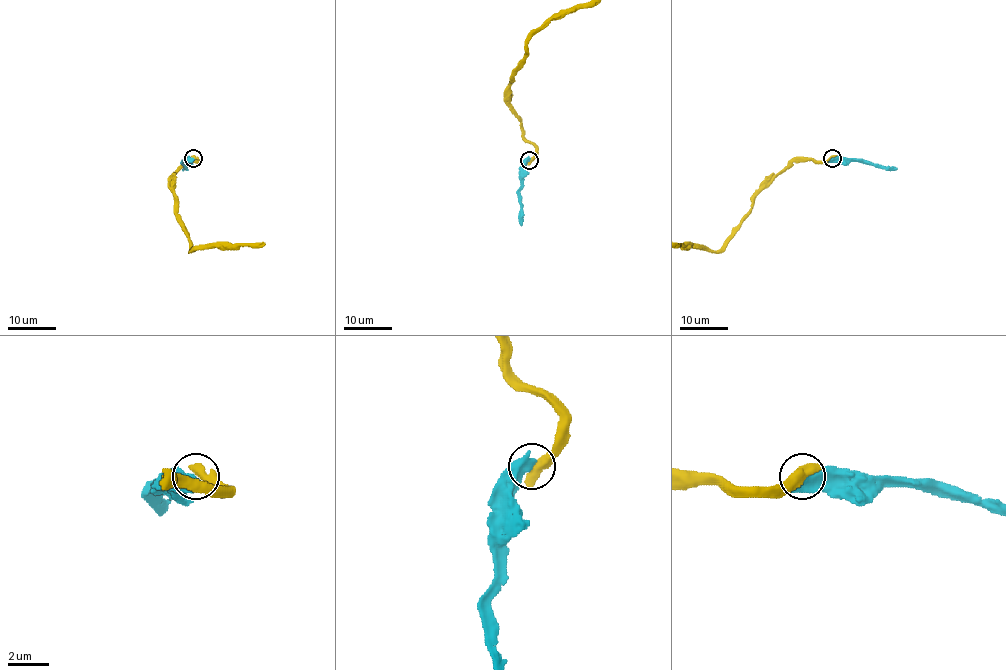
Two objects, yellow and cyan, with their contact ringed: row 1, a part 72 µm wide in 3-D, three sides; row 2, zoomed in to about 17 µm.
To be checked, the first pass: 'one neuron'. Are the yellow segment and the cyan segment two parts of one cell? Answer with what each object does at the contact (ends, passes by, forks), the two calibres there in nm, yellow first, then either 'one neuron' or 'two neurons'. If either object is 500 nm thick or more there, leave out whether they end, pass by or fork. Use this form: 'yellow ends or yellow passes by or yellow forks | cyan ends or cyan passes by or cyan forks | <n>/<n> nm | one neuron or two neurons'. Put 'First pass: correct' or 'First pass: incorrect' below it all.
600/600 nm | two neurons
First pass: incorrect

